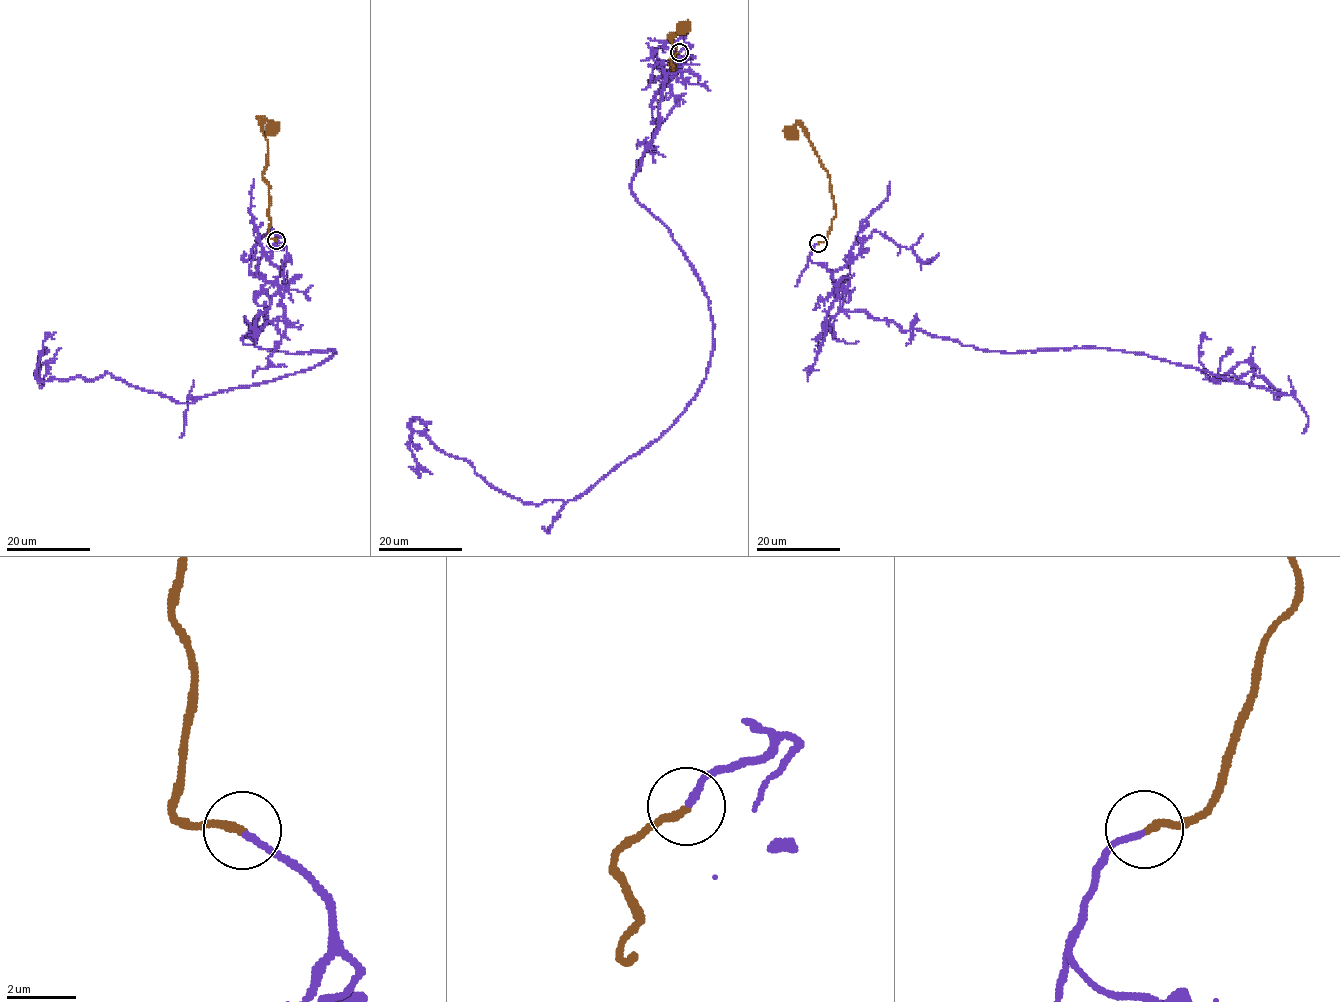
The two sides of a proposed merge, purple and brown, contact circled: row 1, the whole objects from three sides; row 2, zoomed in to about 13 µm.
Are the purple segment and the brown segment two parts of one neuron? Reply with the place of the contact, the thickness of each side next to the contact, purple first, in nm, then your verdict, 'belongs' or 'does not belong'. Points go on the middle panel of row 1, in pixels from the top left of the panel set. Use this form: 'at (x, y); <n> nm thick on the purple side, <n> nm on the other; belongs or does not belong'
at (679, 52); 180 nm thick on the purple side, 240 nm on the other; belongs

